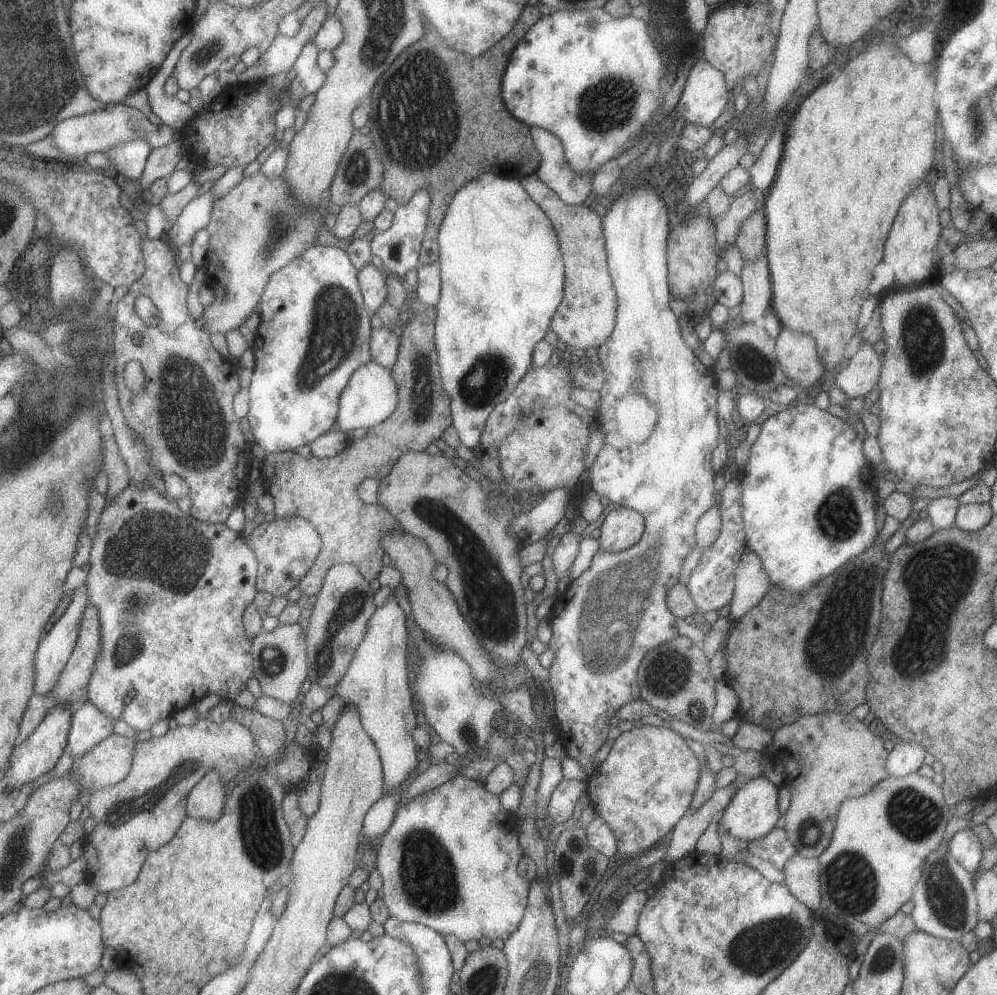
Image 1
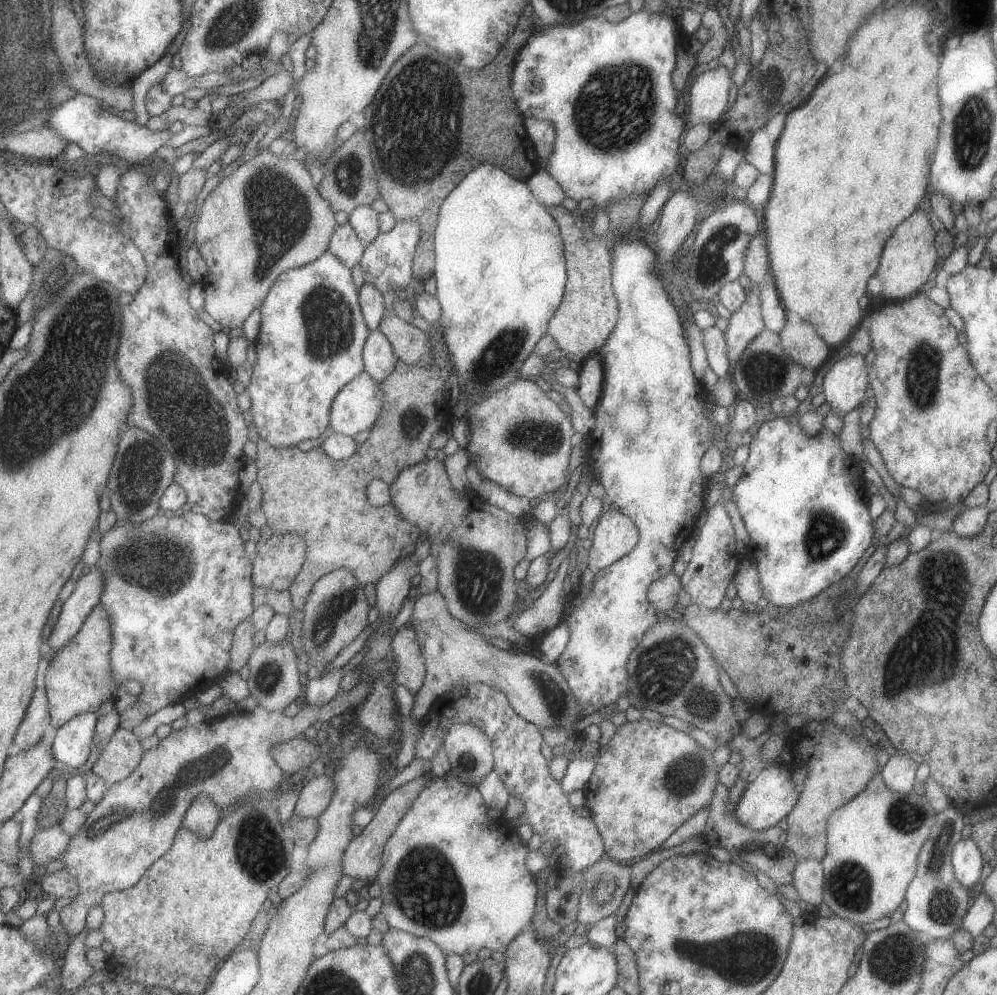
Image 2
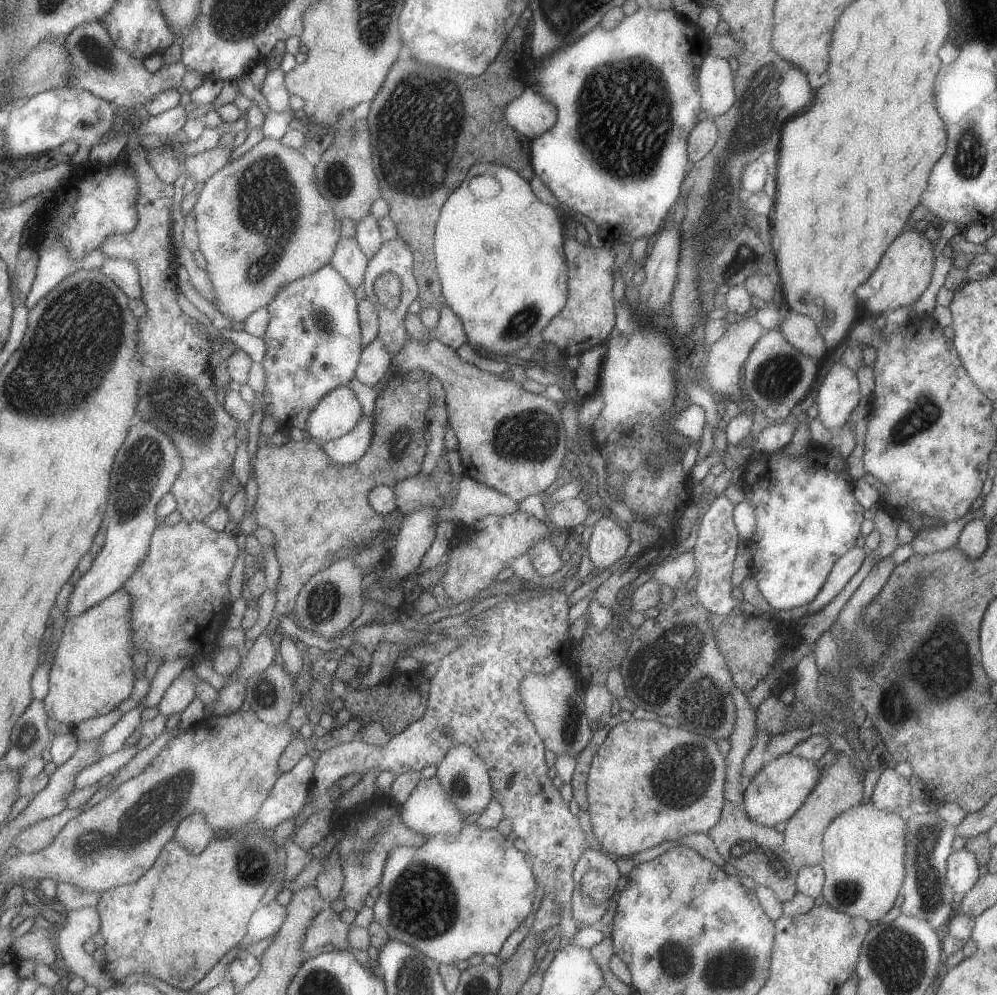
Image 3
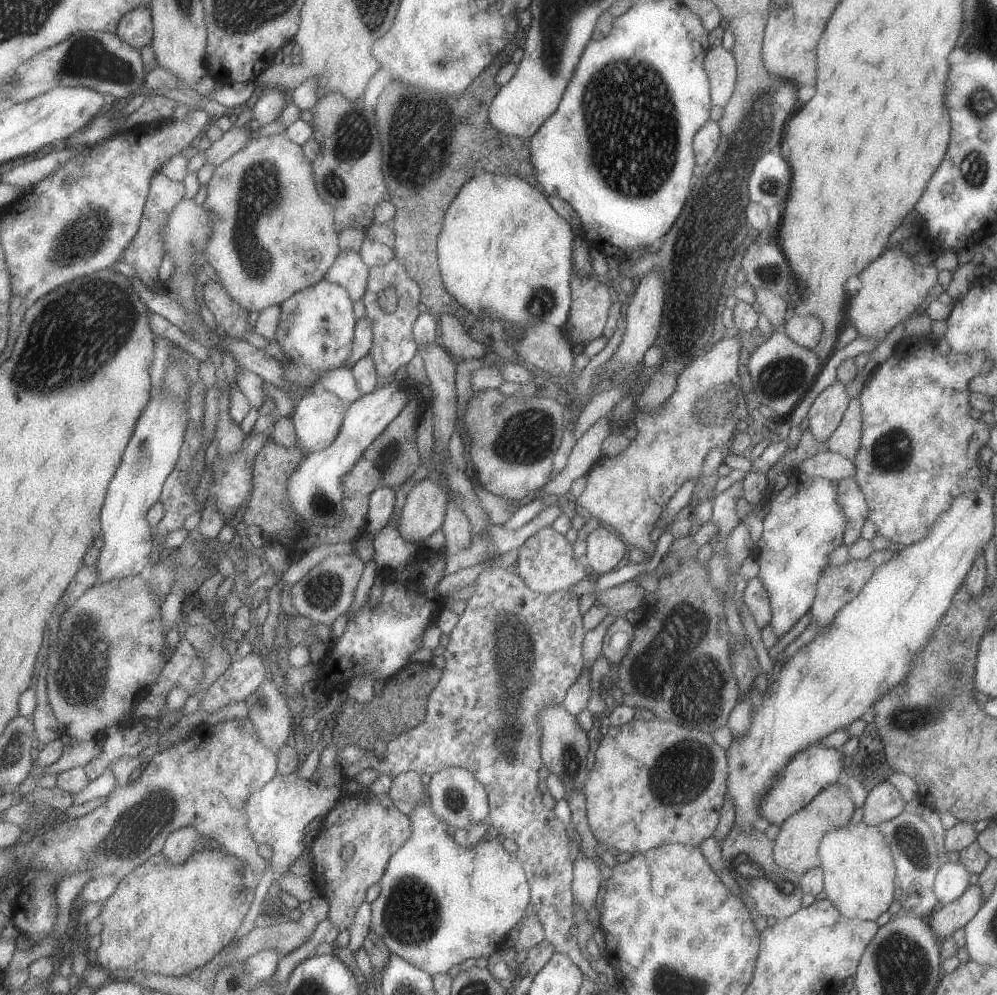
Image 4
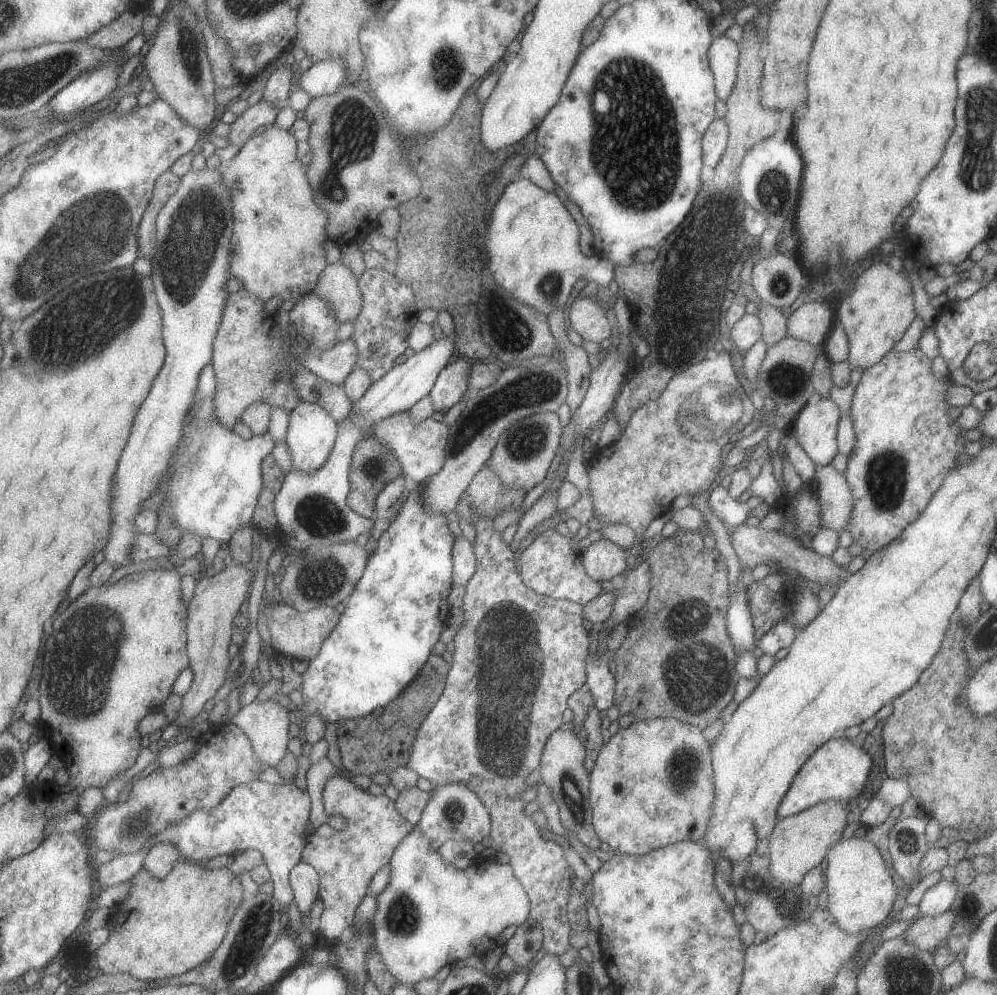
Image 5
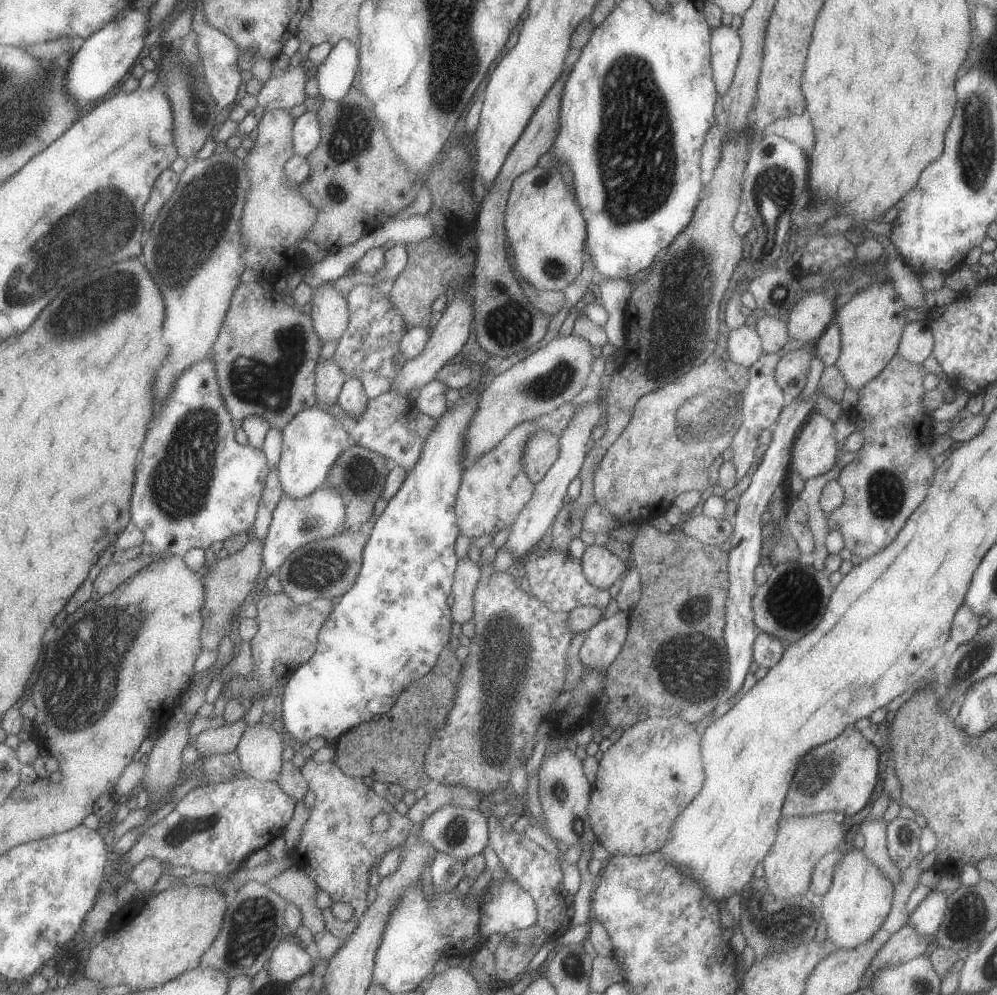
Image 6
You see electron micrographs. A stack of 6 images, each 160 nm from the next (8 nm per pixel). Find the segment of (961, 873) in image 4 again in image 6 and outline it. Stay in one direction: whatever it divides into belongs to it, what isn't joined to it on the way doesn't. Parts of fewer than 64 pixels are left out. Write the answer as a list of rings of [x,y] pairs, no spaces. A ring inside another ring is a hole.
[[[937,889],[932,890],[909,914],[909,923],[918,933],[934,936],[947,909],[947,895]]]

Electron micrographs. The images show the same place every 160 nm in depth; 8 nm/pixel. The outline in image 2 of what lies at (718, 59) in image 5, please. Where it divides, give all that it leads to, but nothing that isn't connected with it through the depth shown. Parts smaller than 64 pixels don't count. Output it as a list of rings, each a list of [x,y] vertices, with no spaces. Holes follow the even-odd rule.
[[[724,66],[697,76],[690,88],[690,124],[715,126],[728,110],[732,86],[733,81]]]

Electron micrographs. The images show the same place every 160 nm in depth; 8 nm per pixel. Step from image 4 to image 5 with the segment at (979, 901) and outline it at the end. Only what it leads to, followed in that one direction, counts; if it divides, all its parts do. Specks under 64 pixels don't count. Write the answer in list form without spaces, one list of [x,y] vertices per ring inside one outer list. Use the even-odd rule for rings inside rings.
[[[952,909],[939,915],[918,916],[903,935],[920,950],[934,952],[940,944],[947,942],[955,925],[955,916],[956,911]]]

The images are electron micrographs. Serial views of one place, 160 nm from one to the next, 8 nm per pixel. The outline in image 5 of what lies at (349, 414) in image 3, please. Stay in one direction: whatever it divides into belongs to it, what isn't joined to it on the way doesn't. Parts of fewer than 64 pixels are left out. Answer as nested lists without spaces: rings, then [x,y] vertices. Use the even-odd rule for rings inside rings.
[[[303,401],[291,414],[291,427],[287,441],[294,455],[295,468],[305,473],[322,469],[331,457],[339,440],[339,422],[320,403]]]

